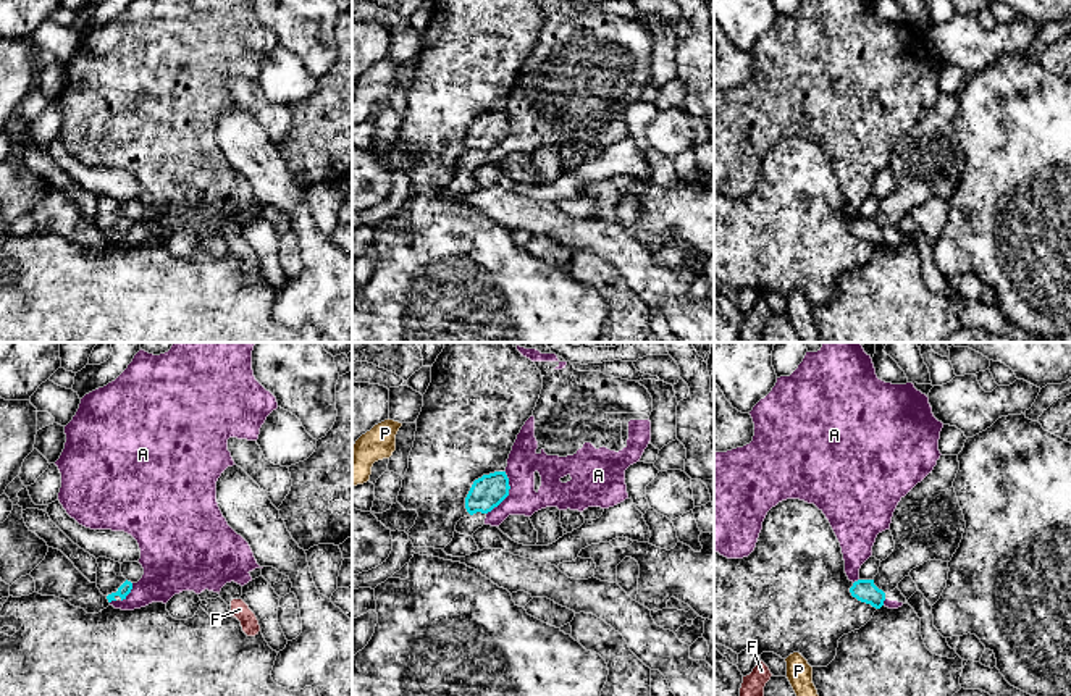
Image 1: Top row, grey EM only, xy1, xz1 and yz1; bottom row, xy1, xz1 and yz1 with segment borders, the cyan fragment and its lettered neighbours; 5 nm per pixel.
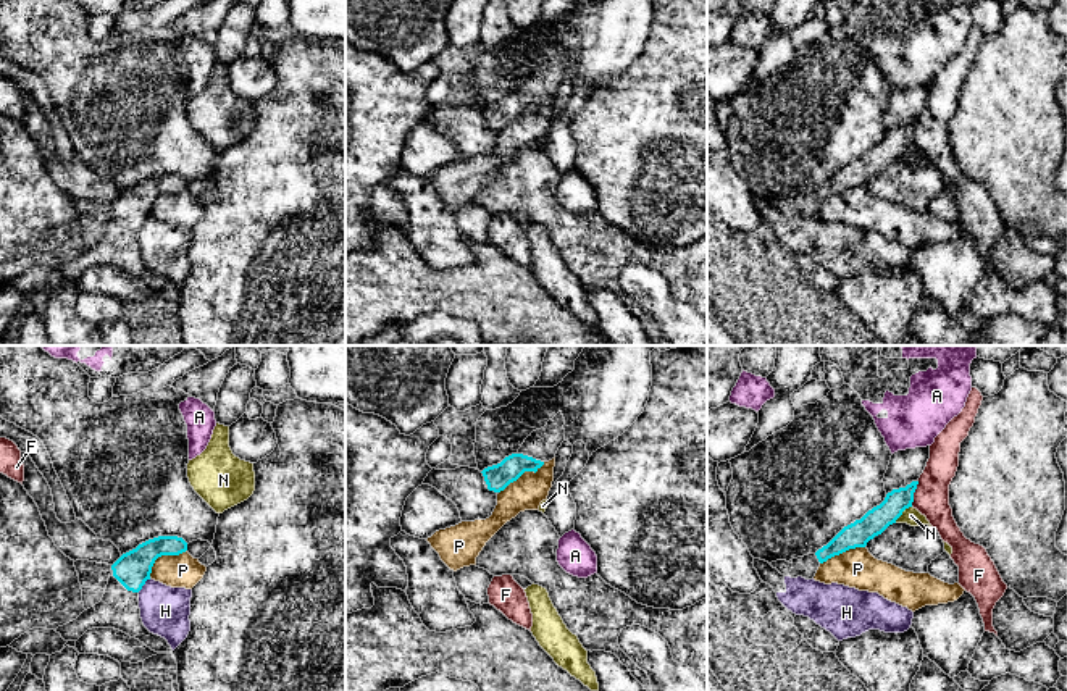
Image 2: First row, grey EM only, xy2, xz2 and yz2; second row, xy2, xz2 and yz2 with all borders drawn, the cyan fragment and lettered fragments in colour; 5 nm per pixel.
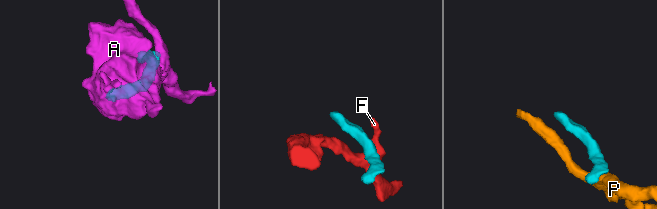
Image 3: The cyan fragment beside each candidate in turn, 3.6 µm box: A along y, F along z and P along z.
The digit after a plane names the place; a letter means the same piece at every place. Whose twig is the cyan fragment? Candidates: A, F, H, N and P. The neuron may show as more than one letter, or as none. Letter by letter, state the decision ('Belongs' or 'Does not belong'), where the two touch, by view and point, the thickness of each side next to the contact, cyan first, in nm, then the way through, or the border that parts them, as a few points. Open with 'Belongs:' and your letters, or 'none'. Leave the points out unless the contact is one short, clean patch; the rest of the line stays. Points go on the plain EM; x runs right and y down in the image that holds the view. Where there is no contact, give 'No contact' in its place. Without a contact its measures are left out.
Belongs: none
A: Does not belong. Touches cyan at xz1 (508, 131). Thickness 160 nm (cyan) against 150 nm
F: Does not belong. Touches cyan at yz2 (912, 133). Thickness 120 nm (cyan) against 180 nm. Boundary: yz2 (919, 120), (911, 144)
H: Does not belong. Touches cyan at xy2 (144, 221). Thickness 180 nm (cyan) against 240 nm. Boundary: xy2 (150, 217), (138, 230)
N: Does not belong. Touches cyan at yz2 (901, 152). Thickness 130 nm (cyan) against 90 nm. Boundary: yz2 (911, 144), (895, 160)
P: Does not belong. Touches cyan at xy2 (162, 192). Thickness 180 nm (cyan) against 170 nm. Boundary: xy2 (186, 188), (178, 192), (162, 192), (149, 215)

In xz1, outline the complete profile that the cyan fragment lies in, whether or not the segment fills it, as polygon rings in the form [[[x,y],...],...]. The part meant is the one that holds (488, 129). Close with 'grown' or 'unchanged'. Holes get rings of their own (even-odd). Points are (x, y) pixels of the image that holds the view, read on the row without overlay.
[[[494,110],[475,118],[467,136],[465,147],[470,153],[488,152],[509,134],[509,116],[506,110]]] | unchanged

